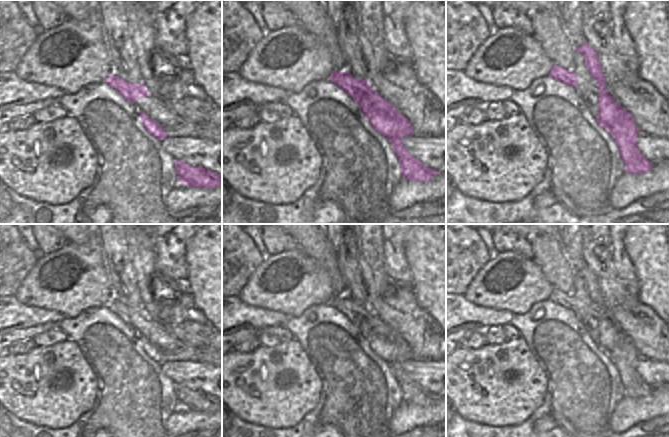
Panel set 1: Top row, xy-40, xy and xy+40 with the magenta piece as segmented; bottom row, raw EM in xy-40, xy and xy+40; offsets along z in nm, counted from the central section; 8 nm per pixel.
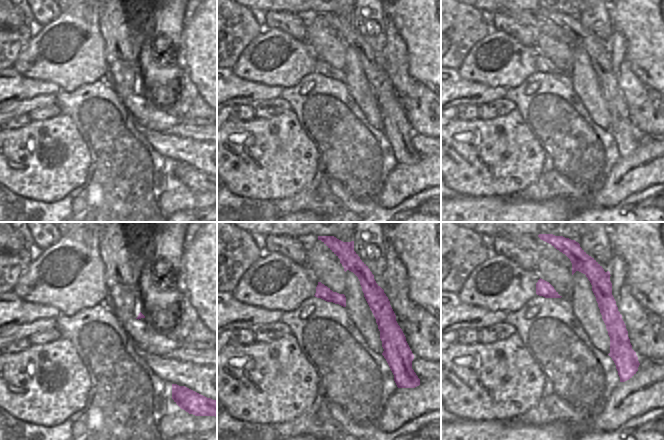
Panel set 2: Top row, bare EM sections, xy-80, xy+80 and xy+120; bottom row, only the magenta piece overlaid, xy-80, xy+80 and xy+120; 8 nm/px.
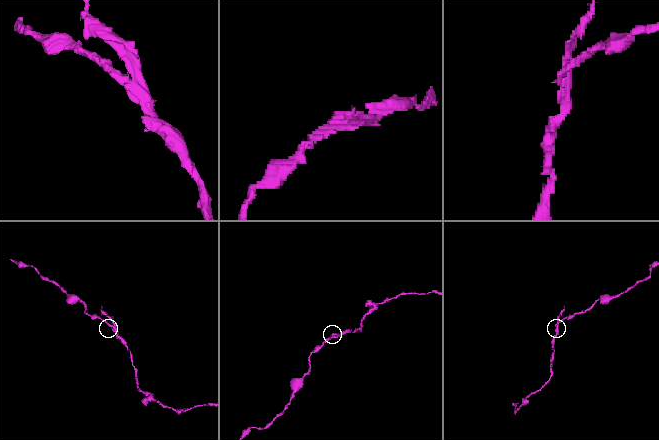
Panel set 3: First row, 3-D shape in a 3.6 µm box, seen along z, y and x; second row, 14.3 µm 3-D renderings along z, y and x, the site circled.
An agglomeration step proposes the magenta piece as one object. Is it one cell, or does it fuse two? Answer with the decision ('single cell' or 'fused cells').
fused cells

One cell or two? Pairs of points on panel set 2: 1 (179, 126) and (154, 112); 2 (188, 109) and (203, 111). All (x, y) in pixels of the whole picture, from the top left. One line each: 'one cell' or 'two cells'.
1: one cell
2: one cell

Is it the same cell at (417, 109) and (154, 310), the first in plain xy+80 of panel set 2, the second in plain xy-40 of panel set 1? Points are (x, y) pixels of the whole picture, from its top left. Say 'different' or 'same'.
same

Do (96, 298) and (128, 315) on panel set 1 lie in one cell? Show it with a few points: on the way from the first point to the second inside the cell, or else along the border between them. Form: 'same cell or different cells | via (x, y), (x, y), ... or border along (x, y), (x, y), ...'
different cells | border along (110, 297), (104, 305)

